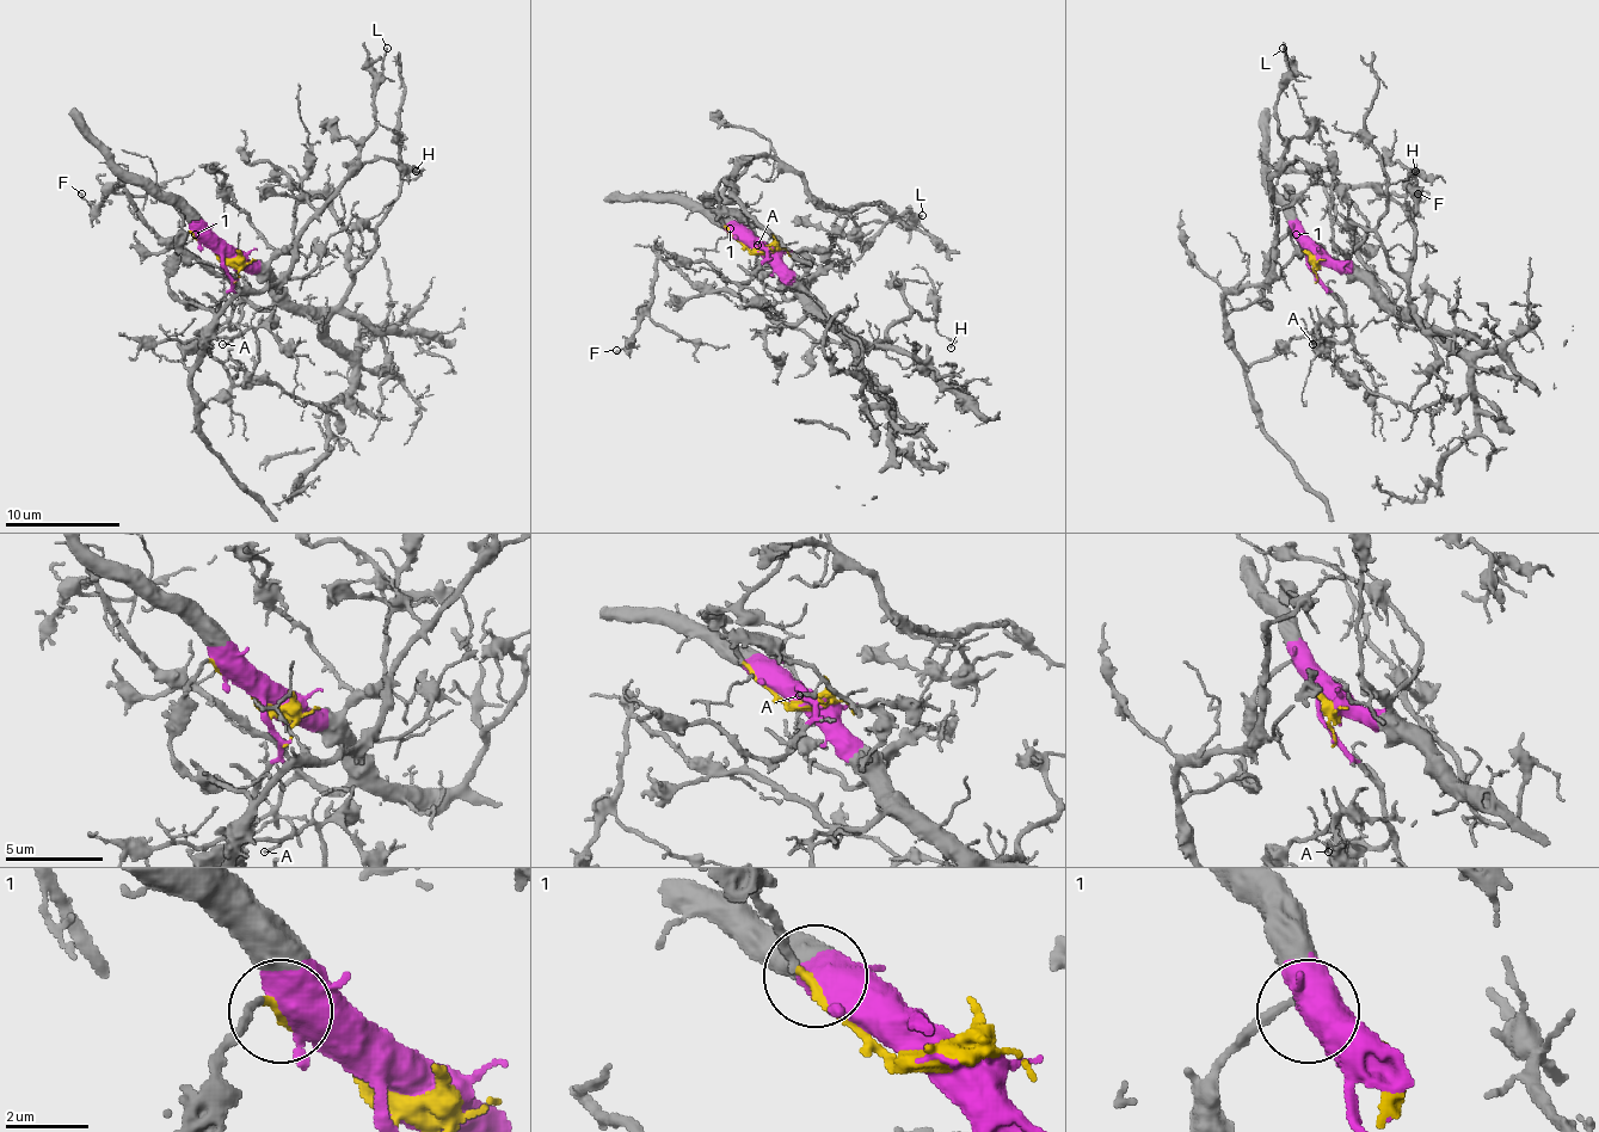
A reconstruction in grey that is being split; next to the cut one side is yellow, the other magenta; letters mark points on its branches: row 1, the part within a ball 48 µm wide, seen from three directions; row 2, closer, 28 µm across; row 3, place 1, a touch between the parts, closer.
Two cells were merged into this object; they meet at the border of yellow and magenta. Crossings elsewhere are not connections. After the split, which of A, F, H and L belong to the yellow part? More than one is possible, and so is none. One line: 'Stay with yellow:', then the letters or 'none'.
Stay with yellow: A, L

